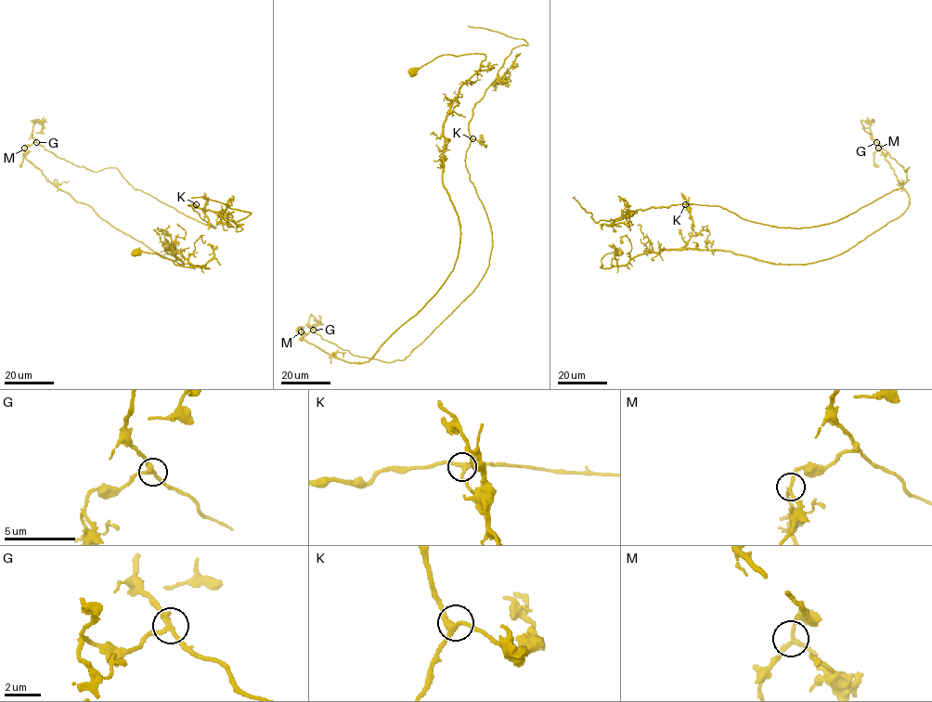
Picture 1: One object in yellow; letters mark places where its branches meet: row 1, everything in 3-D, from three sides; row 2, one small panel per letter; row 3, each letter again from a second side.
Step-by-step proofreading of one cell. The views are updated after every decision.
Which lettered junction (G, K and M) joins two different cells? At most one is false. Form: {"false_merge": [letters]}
{"false_merge": ["G"]}

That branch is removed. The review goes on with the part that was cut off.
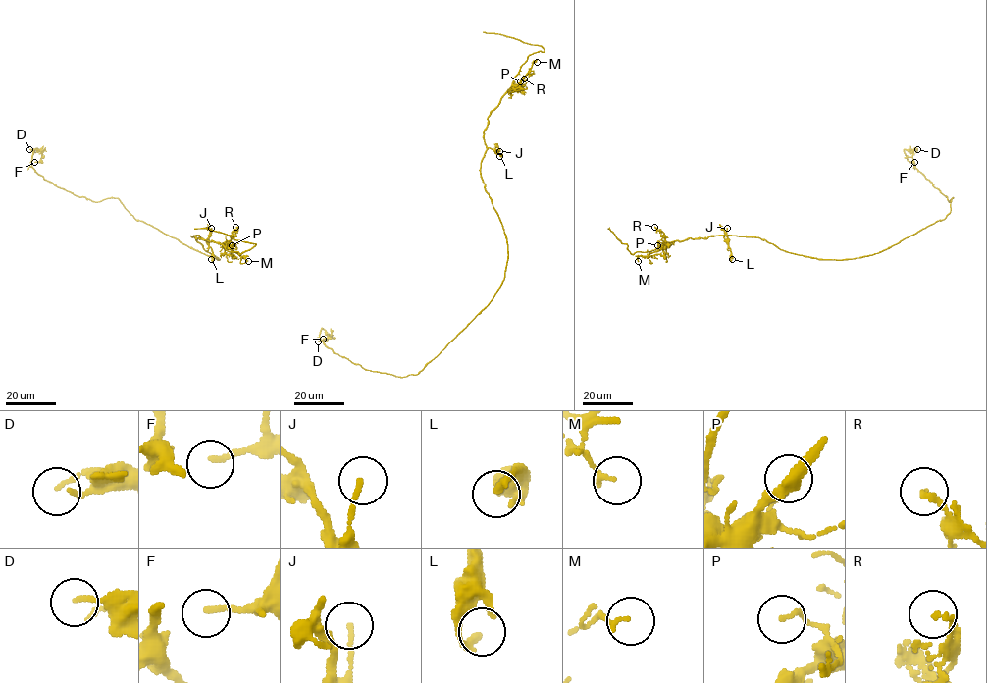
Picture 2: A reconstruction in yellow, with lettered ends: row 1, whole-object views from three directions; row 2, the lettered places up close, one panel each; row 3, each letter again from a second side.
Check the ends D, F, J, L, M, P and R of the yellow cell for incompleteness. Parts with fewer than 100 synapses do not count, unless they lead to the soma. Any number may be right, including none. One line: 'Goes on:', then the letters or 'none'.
Goes on: none

